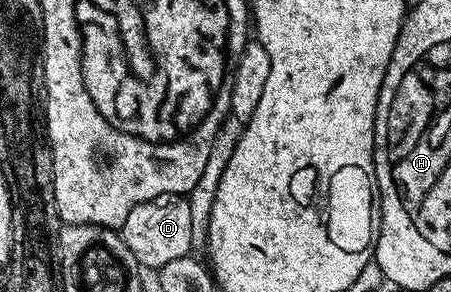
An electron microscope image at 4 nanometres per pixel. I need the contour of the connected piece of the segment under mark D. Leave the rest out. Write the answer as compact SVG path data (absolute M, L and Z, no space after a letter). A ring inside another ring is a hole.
M166 195L135 205L135 209L127 213L127 221L123 221L119 234L127 249L131 249L135 261L145 269L160 269L167 265L167 261L176 261L178 257L190 254L195 244L191 233L191 205L188 198Z

